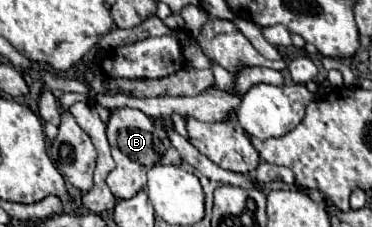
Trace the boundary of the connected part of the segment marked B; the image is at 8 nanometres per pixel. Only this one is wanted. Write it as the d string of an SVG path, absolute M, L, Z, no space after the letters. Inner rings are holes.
M131 107L113 109L109 113L109 121L105 123L105 129L111 145L111 155L115 159L115 169L107 175L107 187L117 199L131 199L137 191L141 191L147 181L145 173L155 163L165 163L165 165L181 163L181 155L171 145L167 135L161 129L157 129L153 119L139 109L131 109Z

